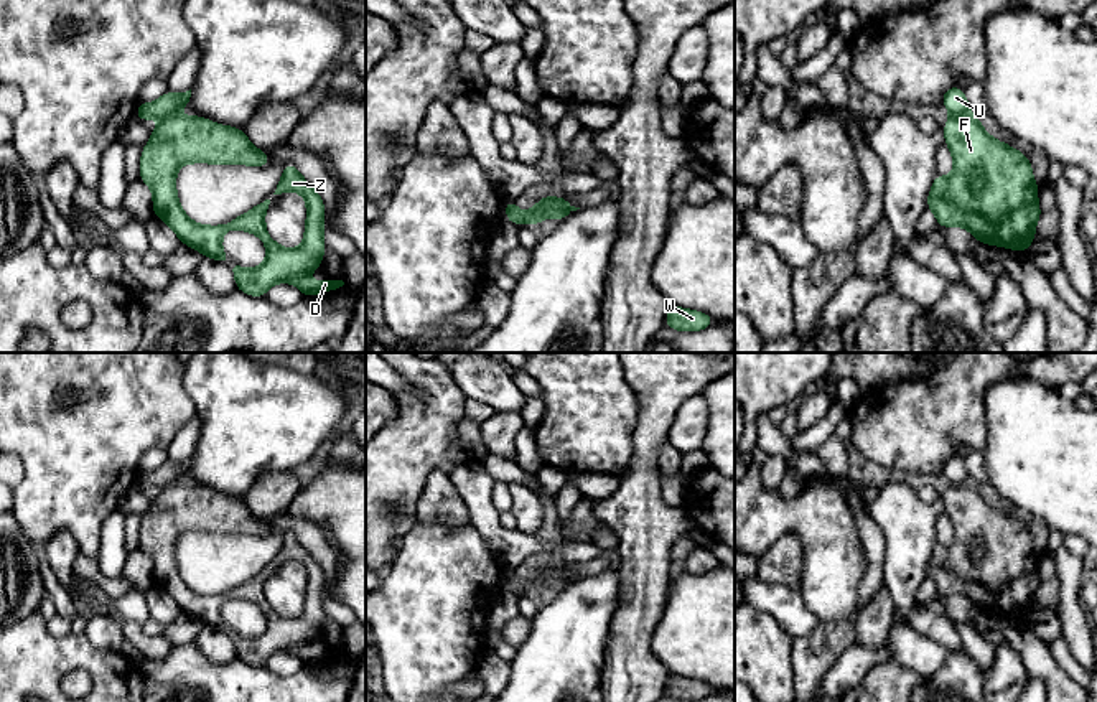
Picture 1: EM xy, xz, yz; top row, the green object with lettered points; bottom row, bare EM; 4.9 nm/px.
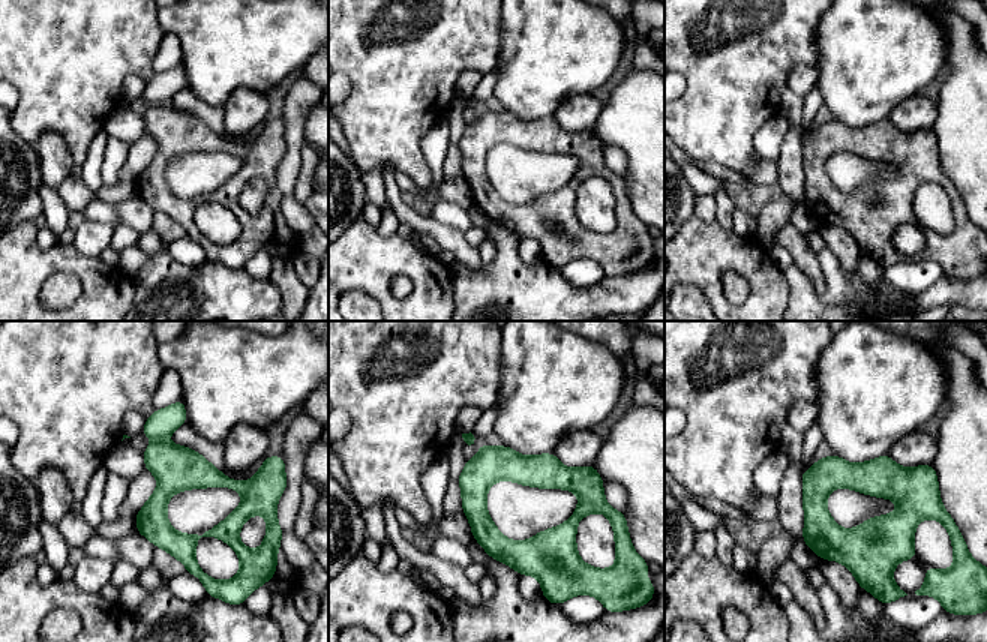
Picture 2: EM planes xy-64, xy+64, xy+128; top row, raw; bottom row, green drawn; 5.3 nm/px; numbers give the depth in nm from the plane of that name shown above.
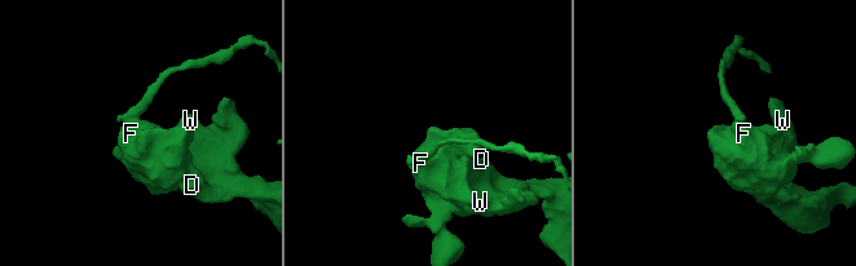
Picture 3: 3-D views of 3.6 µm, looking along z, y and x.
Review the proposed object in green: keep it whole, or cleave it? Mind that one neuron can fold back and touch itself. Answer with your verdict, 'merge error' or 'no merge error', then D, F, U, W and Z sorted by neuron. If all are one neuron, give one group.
merge error | D F W Z / U

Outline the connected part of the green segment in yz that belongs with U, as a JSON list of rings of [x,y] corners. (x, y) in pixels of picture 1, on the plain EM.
[[[955,453],[944,461],[942,473],[952,484],[972,483],[965,463]]]

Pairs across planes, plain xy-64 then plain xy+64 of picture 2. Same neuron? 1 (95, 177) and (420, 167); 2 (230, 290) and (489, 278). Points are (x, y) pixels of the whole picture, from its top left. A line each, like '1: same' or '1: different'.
1: different
2: same

